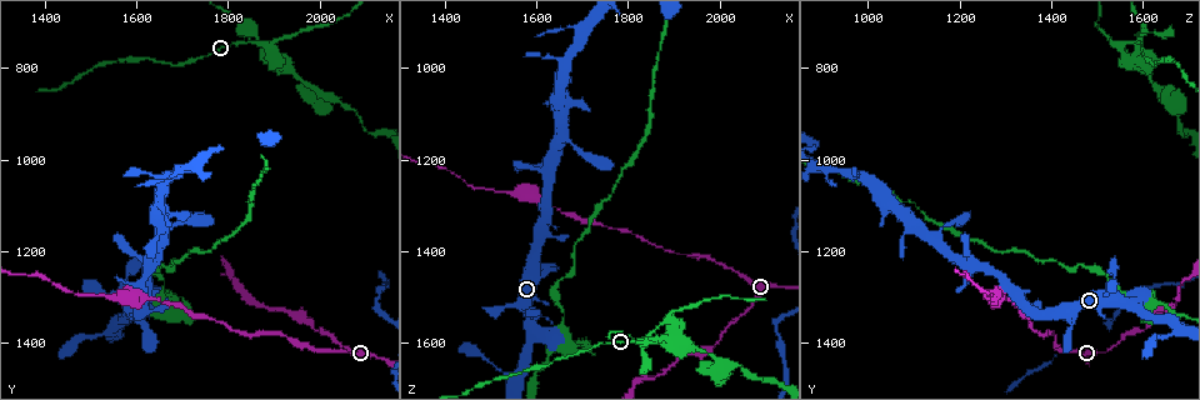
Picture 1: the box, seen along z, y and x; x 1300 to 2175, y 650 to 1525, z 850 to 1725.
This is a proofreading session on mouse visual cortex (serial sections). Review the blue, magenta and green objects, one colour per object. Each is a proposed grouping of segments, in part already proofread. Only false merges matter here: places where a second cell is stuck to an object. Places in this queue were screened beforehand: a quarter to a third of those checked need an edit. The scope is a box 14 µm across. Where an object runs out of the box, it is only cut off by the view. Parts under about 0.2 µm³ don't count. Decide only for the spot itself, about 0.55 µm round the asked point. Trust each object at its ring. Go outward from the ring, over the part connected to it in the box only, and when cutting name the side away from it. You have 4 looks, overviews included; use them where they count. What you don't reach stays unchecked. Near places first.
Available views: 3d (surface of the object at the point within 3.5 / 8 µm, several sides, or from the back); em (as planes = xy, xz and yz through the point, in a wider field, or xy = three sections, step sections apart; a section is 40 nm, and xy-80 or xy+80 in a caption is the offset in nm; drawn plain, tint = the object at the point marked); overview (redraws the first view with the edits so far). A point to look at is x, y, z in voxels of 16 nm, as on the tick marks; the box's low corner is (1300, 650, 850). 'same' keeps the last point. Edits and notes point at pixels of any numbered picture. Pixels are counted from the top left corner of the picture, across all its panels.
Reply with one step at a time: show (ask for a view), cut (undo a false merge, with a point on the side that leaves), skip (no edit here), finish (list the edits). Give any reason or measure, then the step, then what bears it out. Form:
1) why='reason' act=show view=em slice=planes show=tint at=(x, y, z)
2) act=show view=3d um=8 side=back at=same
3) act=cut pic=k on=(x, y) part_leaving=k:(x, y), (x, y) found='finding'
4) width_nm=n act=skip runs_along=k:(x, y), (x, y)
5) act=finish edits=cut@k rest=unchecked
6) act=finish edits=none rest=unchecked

why='abrupt turn' act=show view=3d um=3.5 side=back at=(1555, 1365, 1685)

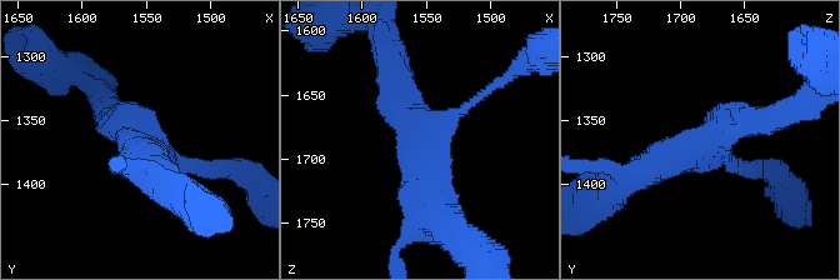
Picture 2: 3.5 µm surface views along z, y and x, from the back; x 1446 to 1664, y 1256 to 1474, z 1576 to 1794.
act=show view=em slice=xy step=2 show=tint at=(1552, 1366, 1678)

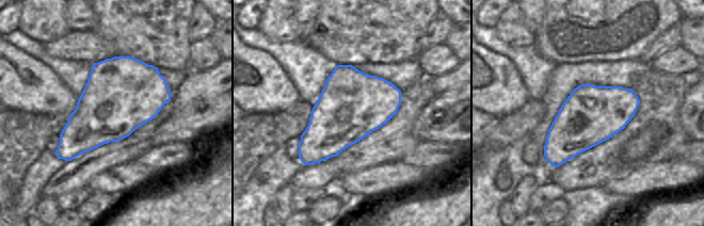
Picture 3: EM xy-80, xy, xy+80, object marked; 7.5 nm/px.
act=skip runs_along=2:(110, 118), (169, 159), (210, 168) found='continuous, no second cell'

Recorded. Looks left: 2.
why='a fork' act=show view=3d um=3.5 at=(1905, 785, 1580)

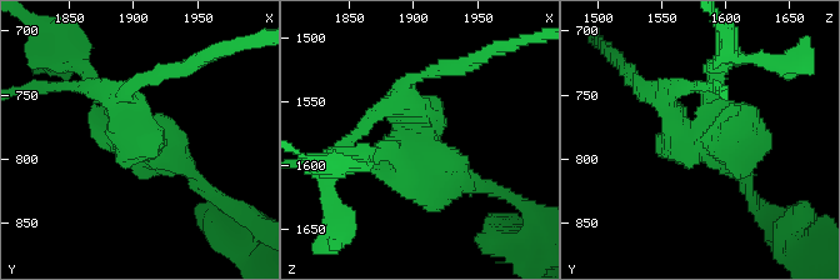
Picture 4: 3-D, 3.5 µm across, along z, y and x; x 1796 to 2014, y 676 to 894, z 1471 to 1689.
act=show view=em slice=xy step=3 show=tint at=(1902, 784, 1582)

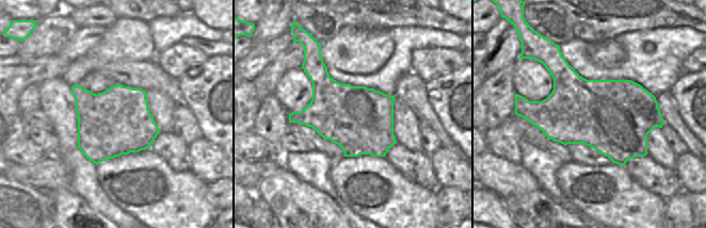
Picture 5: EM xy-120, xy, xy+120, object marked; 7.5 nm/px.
act=cut pic=4 on=(455, 175) found='a second cell is stuck on'

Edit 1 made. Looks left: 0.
act=finish edits=cut@4 rest=unchecked

